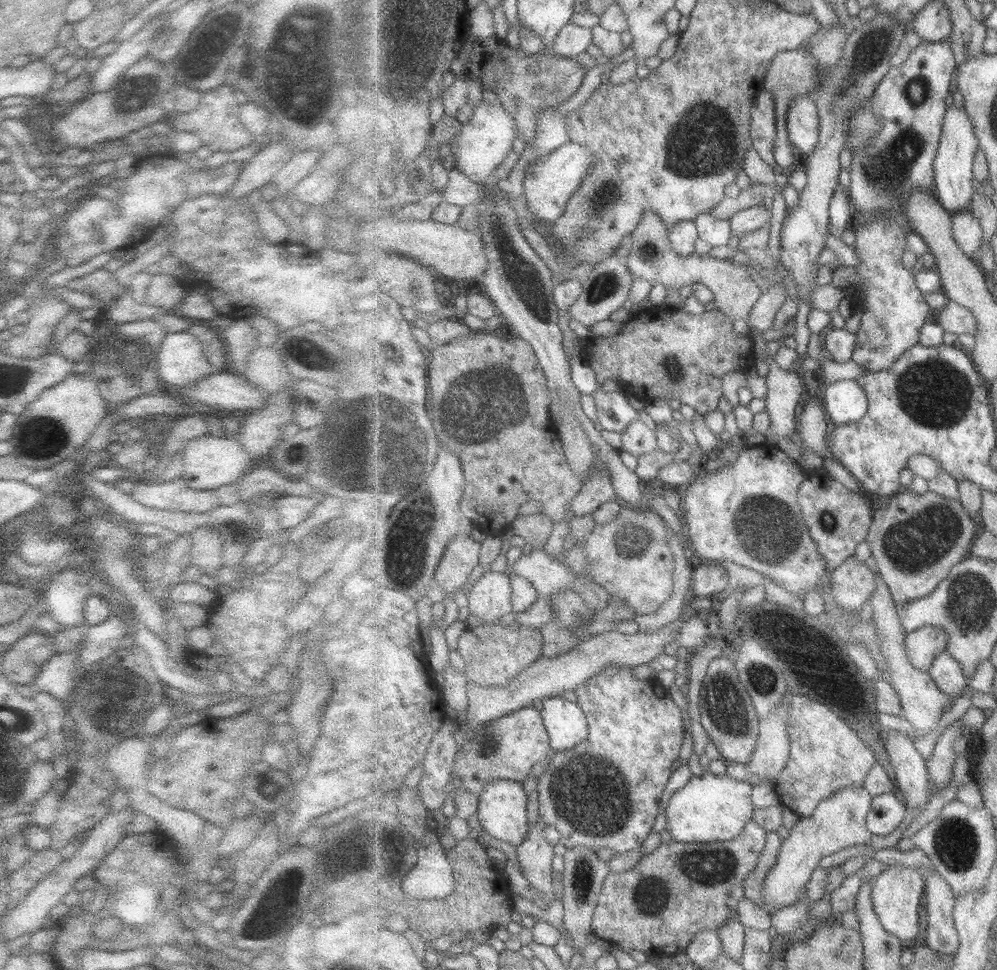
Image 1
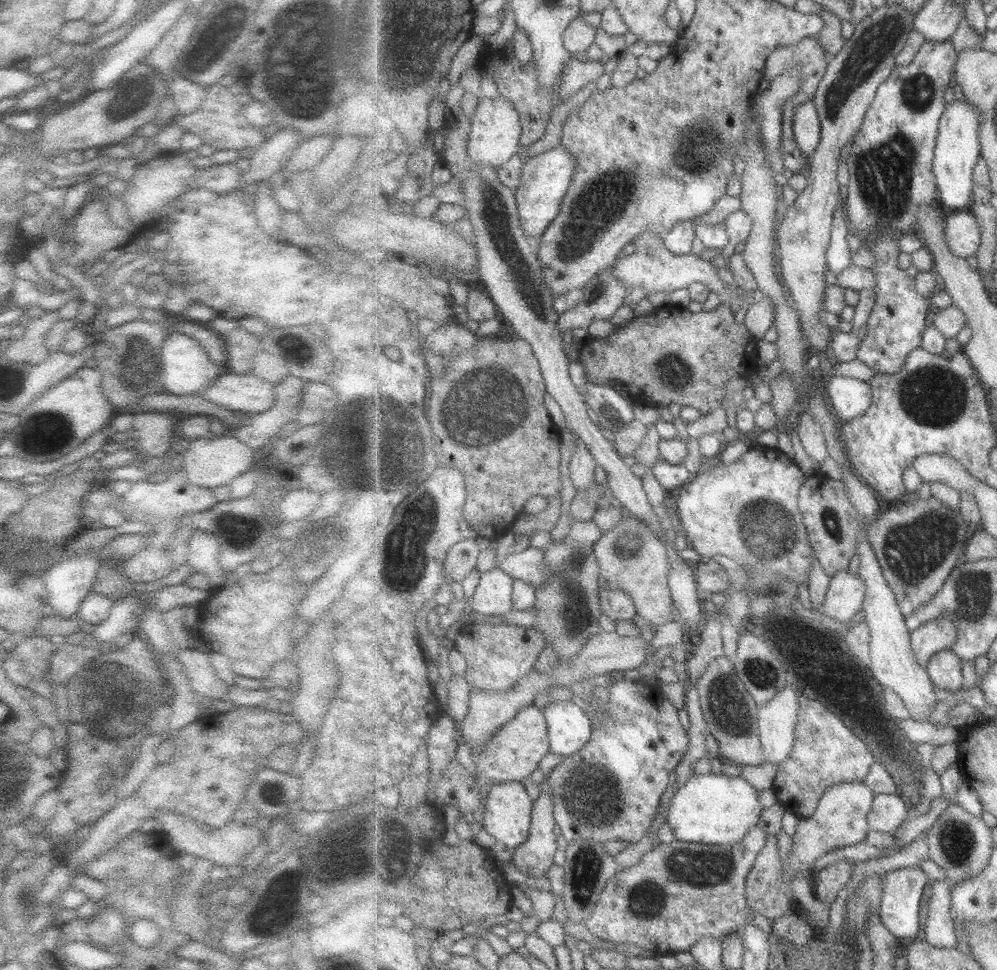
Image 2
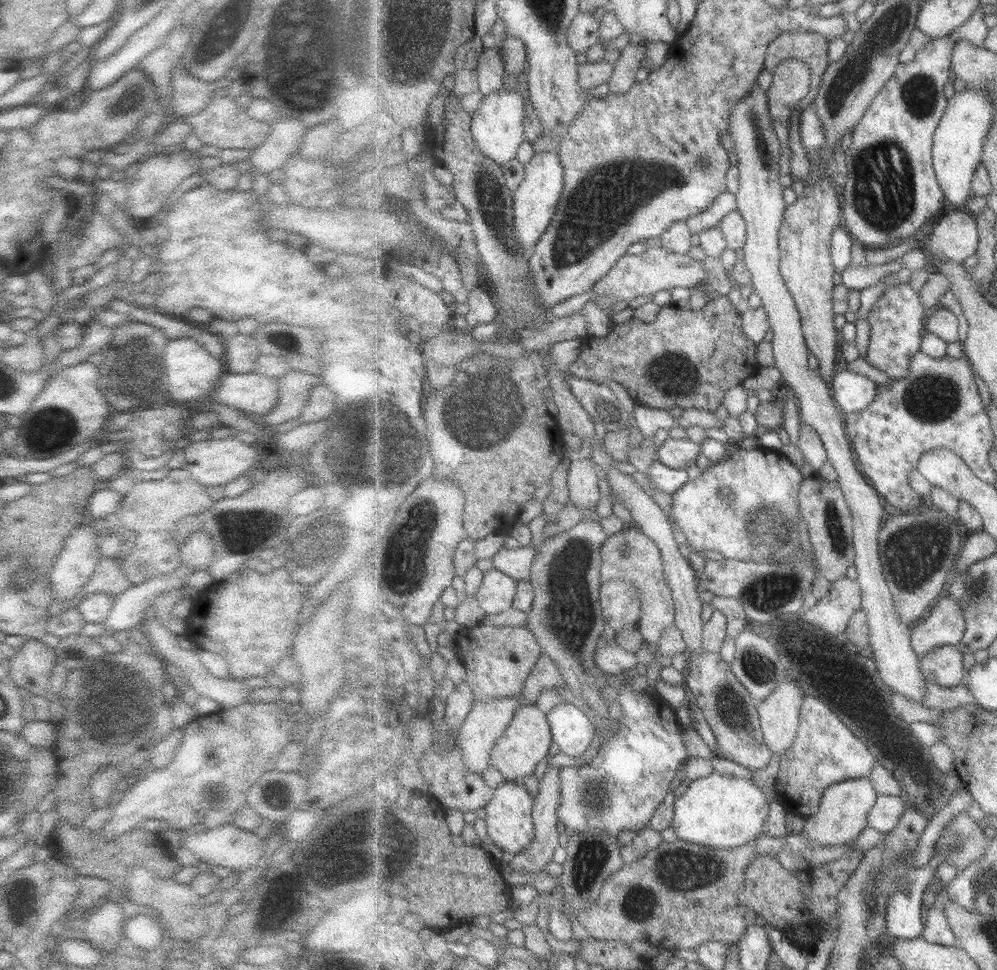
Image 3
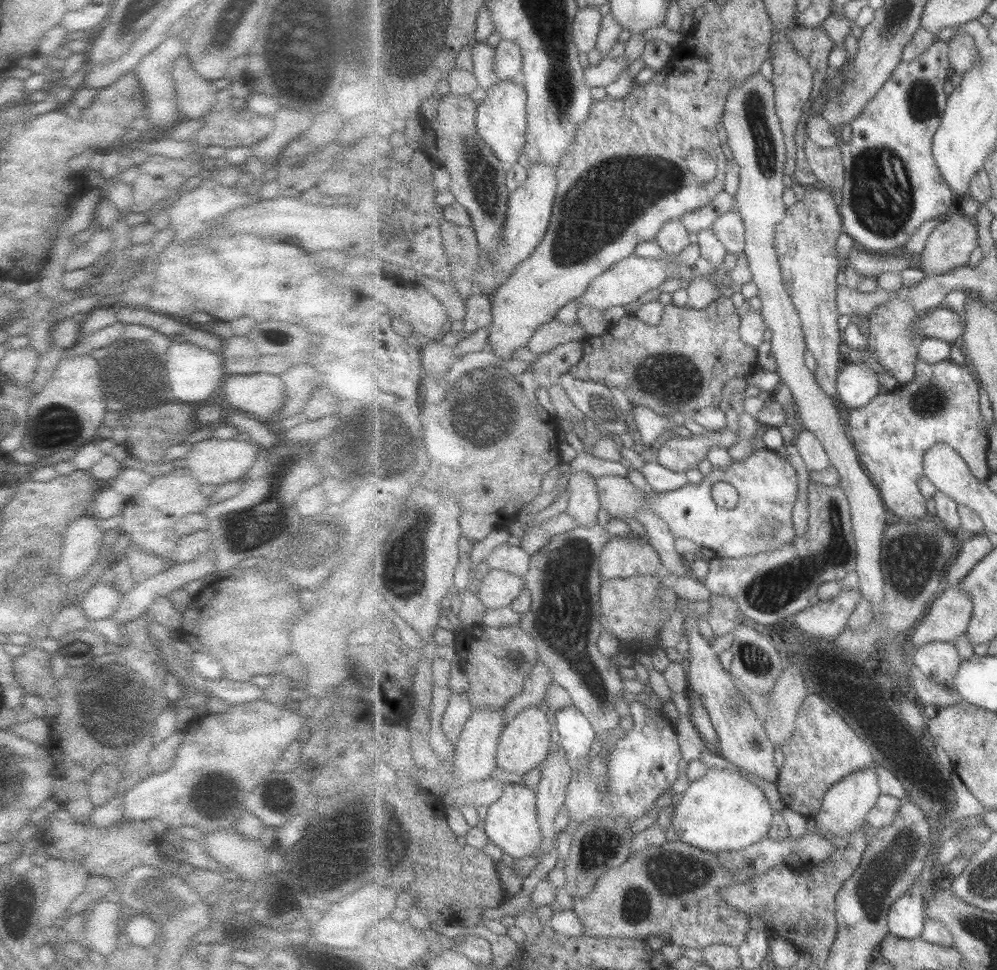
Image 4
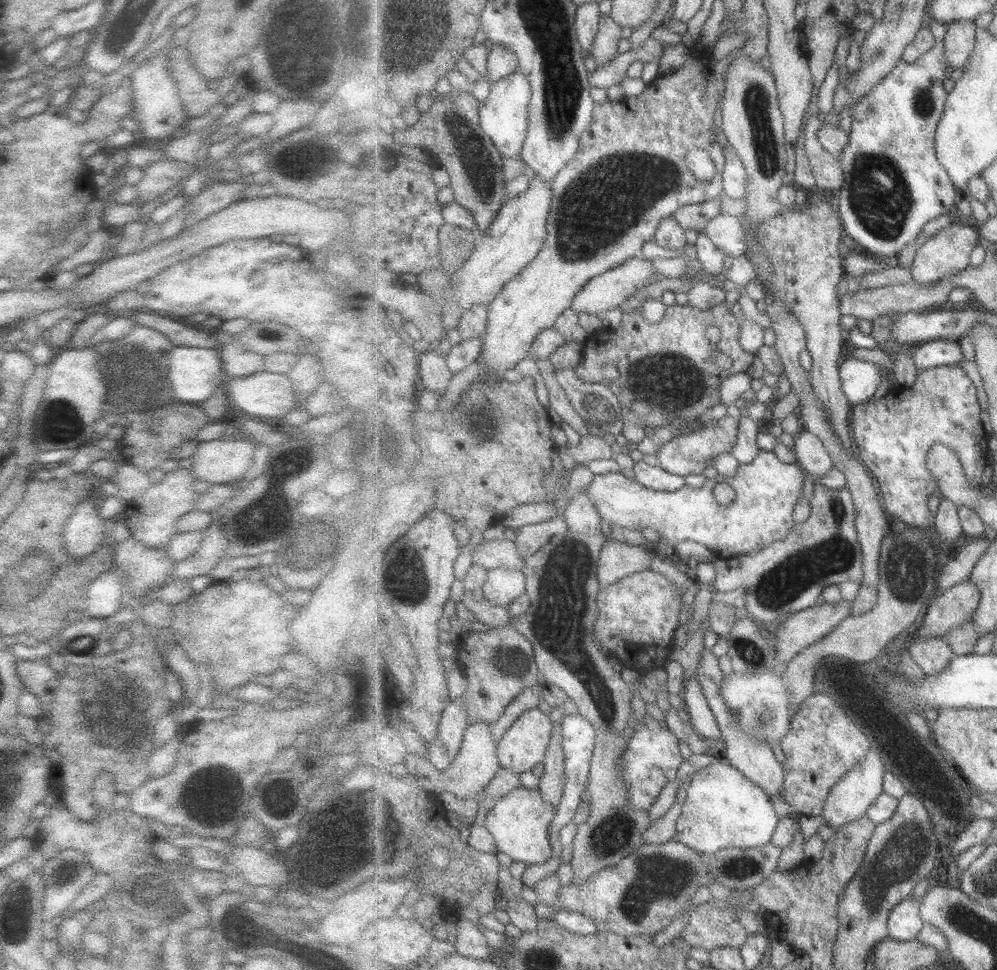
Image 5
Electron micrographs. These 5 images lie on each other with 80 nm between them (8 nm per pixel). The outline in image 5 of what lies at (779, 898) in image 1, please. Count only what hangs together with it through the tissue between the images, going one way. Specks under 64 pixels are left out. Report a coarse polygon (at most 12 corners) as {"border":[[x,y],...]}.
{"border":[[870,753],[832,788],[824,813],[836,830],[884,793],[885,762]]}

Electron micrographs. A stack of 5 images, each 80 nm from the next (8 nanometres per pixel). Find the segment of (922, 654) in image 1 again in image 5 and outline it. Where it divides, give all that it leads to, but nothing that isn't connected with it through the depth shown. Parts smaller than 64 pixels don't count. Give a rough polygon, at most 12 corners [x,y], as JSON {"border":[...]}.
{"border":[[969,579],[932,600],[916,636],[945,638],[973,618],[981,590]]}

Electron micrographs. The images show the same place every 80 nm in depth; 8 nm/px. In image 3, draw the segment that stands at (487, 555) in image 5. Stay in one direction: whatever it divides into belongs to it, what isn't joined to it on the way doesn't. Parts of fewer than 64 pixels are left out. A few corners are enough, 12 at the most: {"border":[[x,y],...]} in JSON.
{"border":[[502,547],[493,567],[518,582],[531,581],[537,549]]}

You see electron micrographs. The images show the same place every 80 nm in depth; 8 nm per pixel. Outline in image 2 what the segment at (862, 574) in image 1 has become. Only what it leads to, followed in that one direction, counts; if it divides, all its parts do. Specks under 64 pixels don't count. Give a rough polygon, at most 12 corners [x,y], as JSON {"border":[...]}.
{"border":[[841,571],[815,611],[847,624],[863,610],[861,575]]}

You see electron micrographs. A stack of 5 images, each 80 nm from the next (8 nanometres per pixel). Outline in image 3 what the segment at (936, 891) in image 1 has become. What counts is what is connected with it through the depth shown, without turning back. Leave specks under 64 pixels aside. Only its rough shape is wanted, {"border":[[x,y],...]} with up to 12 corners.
{"border":[[943,886],[925,918],[924,939],[955,947],[958,939],[944,913]]}

